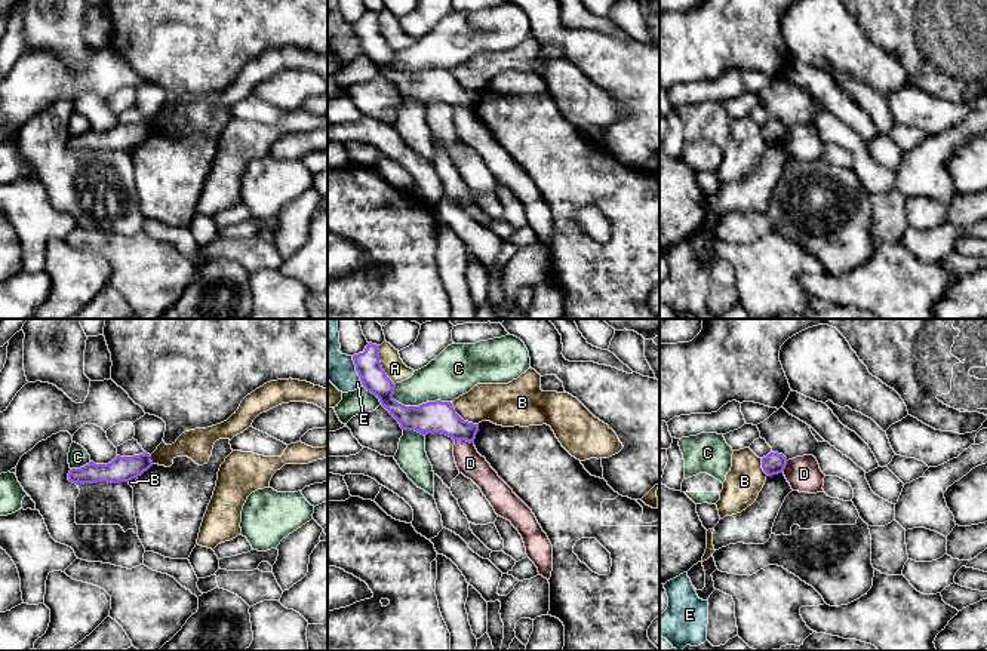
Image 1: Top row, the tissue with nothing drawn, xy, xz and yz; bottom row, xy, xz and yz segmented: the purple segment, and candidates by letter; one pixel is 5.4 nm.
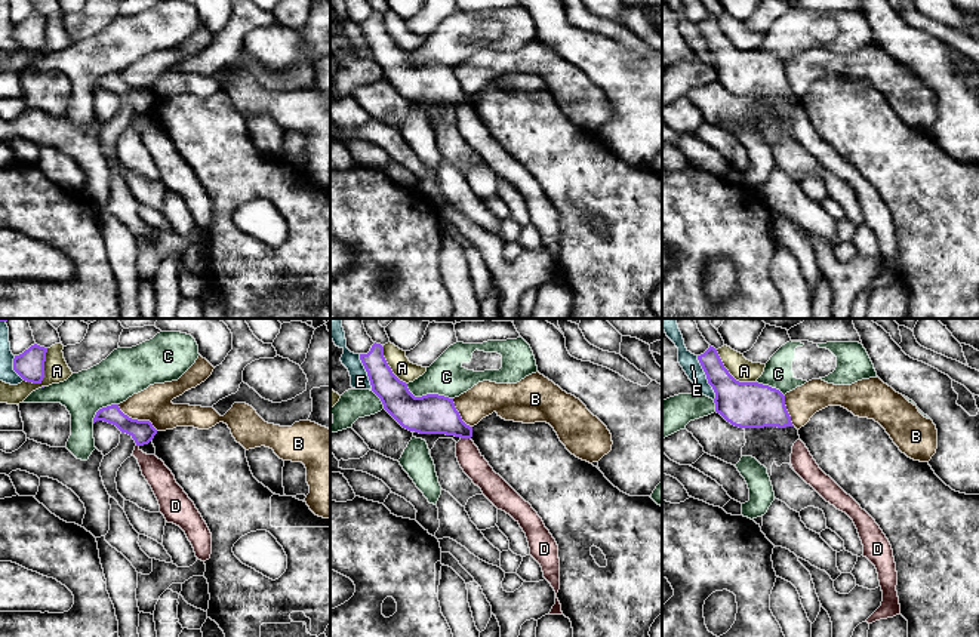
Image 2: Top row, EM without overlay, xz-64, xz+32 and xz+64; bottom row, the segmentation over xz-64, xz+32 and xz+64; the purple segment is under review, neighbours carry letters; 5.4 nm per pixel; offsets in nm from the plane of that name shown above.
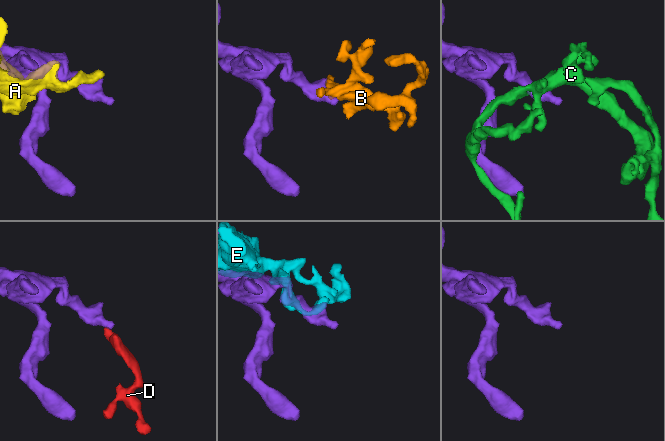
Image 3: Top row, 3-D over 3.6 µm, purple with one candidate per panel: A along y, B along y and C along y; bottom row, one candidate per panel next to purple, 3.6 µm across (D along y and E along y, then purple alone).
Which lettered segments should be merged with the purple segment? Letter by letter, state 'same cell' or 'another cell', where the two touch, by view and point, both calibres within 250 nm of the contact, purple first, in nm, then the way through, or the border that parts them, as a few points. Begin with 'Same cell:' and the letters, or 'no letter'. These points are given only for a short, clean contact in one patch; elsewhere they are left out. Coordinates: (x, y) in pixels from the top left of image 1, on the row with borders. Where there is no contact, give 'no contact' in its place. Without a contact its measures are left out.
Same cell: no letter
A: another cell; meets purple in xz at (380, 365); 140 nm thick on the purple side, 120 nm on the other
B: another cell; meets purple in xz at (461, 418); 180 nm thick on the purple side, 220 nm on the other
C: another cell; meets purple in xz at (420, 405); 180 nm thick on the purple side, 260 nm on the other
D: another cell; meets purple in xz at (464, 439); 180 nm thick on the purple side, 150 nm on the other; border along xz (455, 439), (473, 444)
E: another cell; meets purple in xz at (356, 369); 140 nm thick on the purple side, 190 nm on the other

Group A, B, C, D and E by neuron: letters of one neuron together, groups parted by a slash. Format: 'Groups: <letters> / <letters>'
Groups: A / B D / C / E

